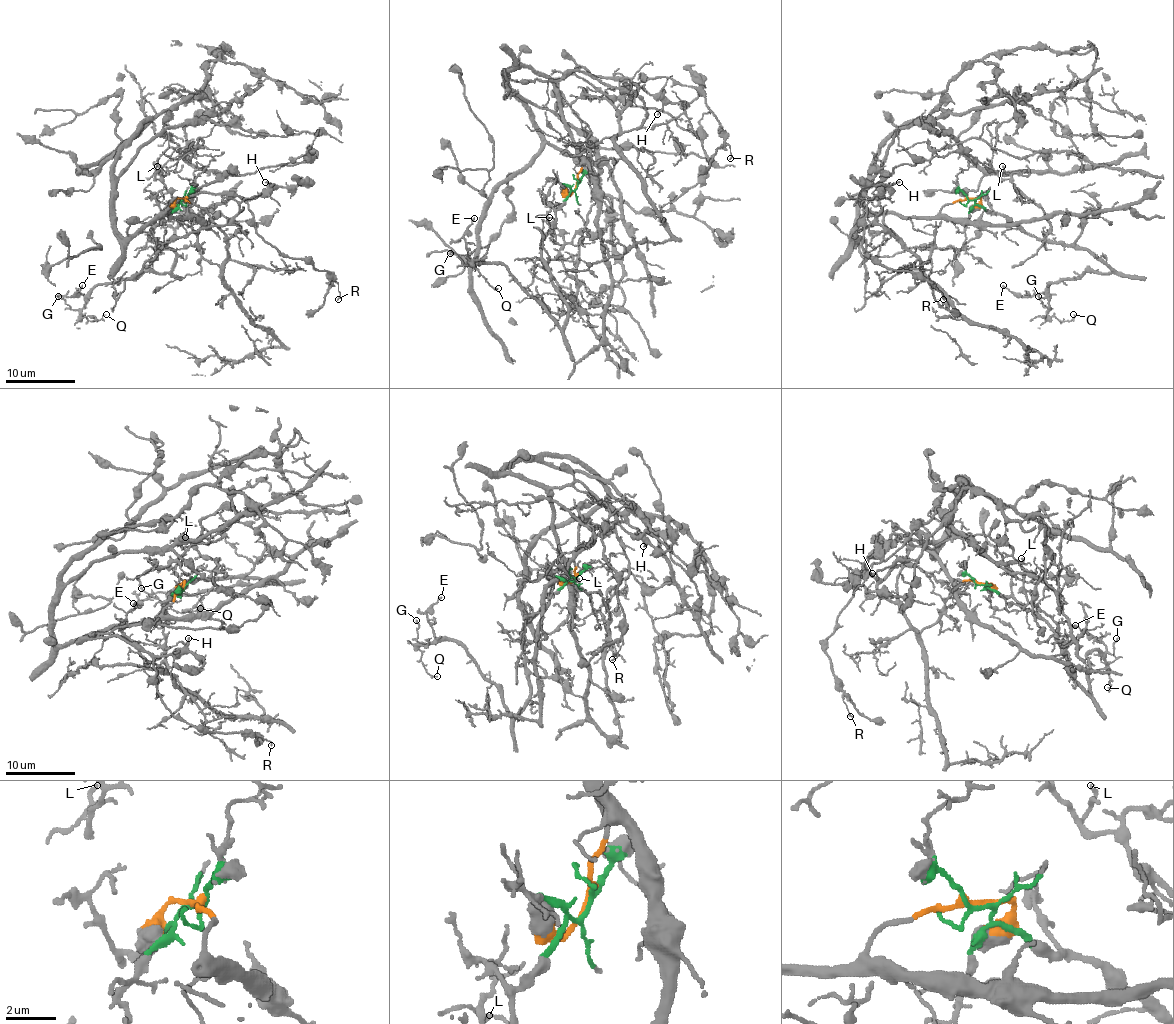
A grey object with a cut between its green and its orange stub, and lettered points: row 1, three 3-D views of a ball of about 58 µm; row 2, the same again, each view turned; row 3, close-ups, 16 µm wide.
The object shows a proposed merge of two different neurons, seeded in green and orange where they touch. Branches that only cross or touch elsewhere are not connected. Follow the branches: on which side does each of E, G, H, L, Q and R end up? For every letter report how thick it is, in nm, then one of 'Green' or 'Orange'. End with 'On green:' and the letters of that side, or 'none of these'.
E: Thickness 130 nm. Green
G: Thickness 100 nm. Green
H: Thickness 120 nm. Orange
L: Thickness 100 nm. Green
Q: Thickness 70 nm. Green
R: Thickness 130 nm. Orange
On green: E, G, L, Q

